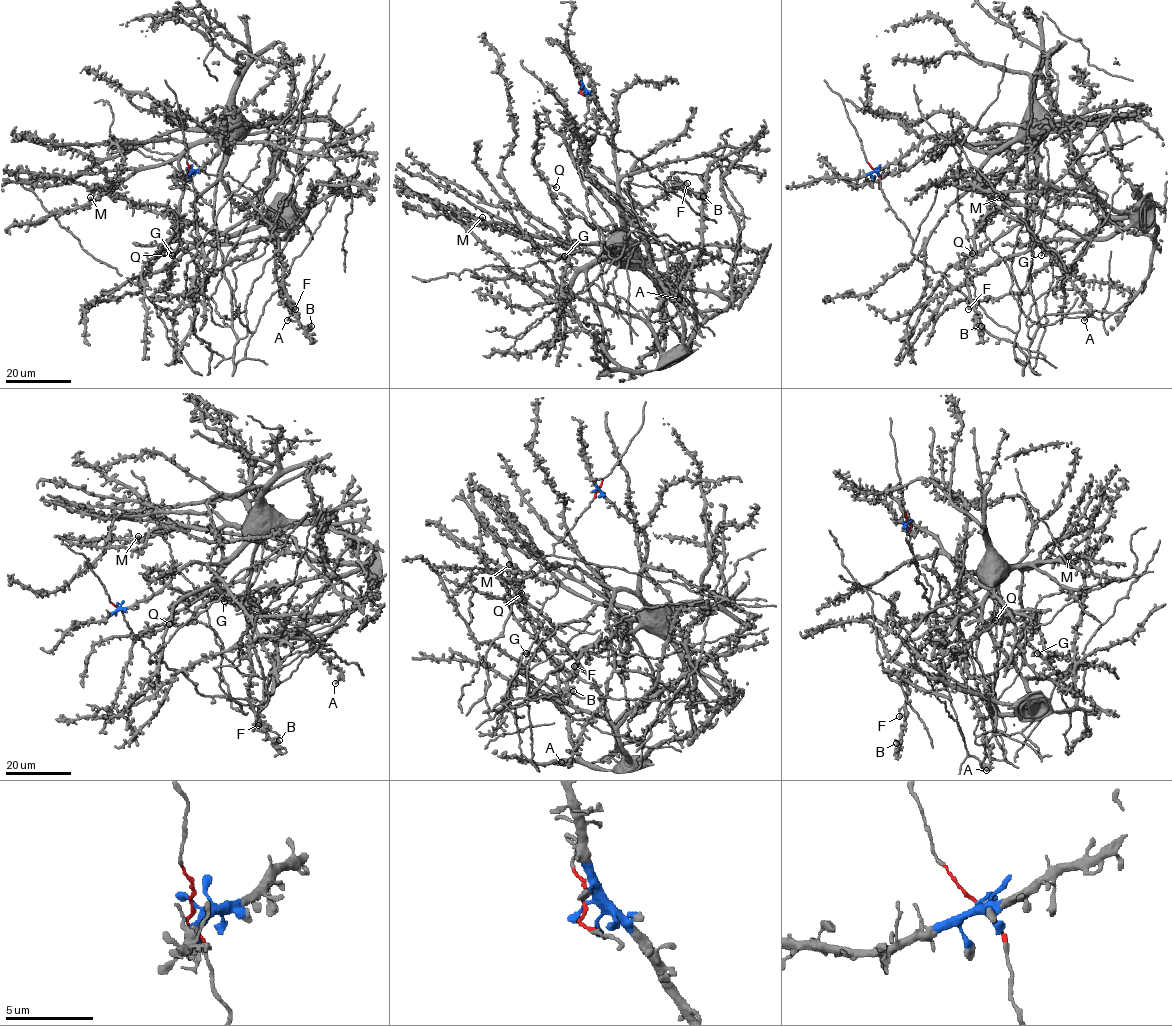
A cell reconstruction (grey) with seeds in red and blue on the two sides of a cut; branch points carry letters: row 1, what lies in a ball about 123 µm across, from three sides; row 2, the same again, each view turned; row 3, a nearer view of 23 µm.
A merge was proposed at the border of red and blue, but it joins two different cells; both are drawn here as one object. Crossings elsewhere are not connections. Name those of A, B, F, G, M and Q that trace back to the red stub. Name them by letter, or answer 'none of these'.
none of these

